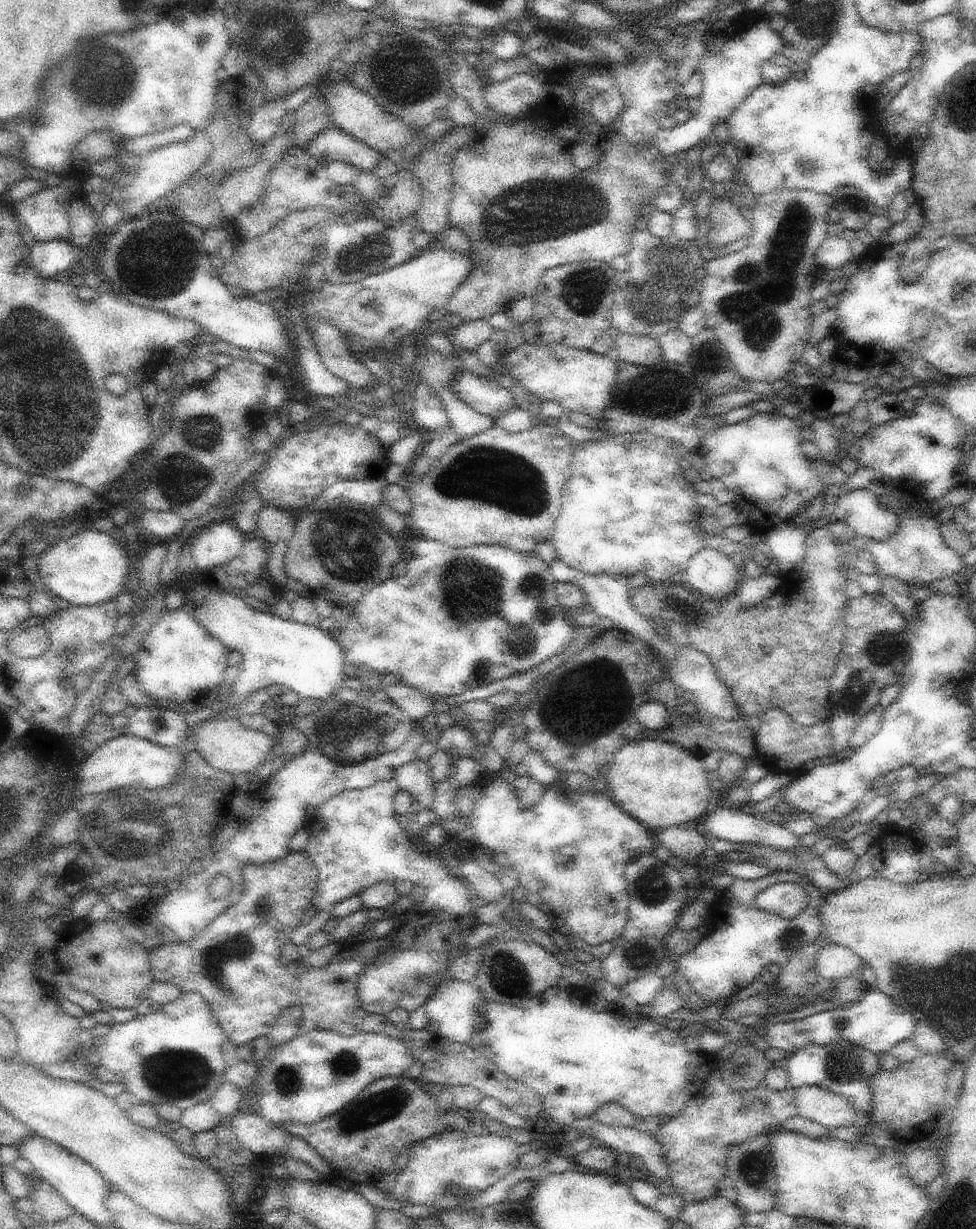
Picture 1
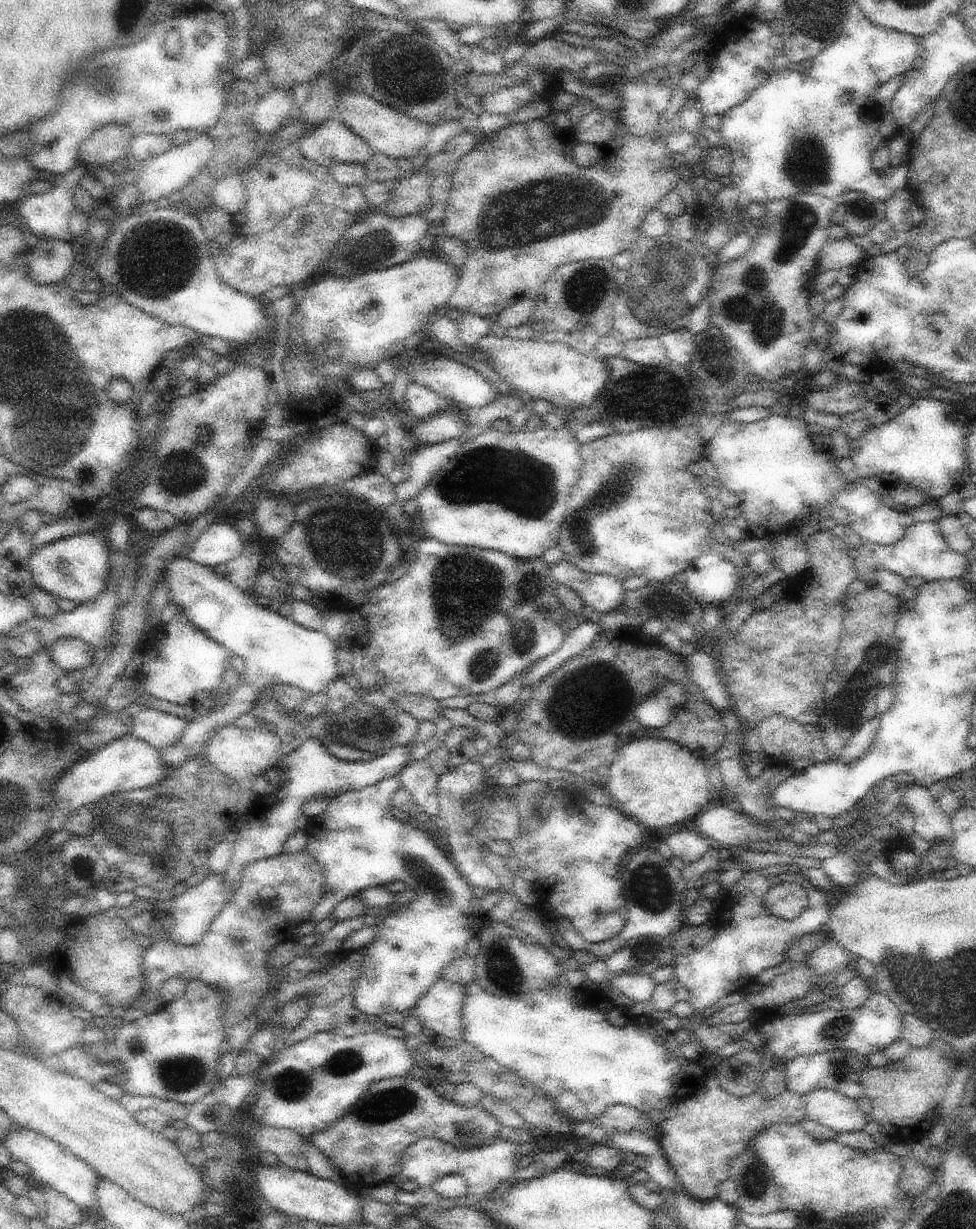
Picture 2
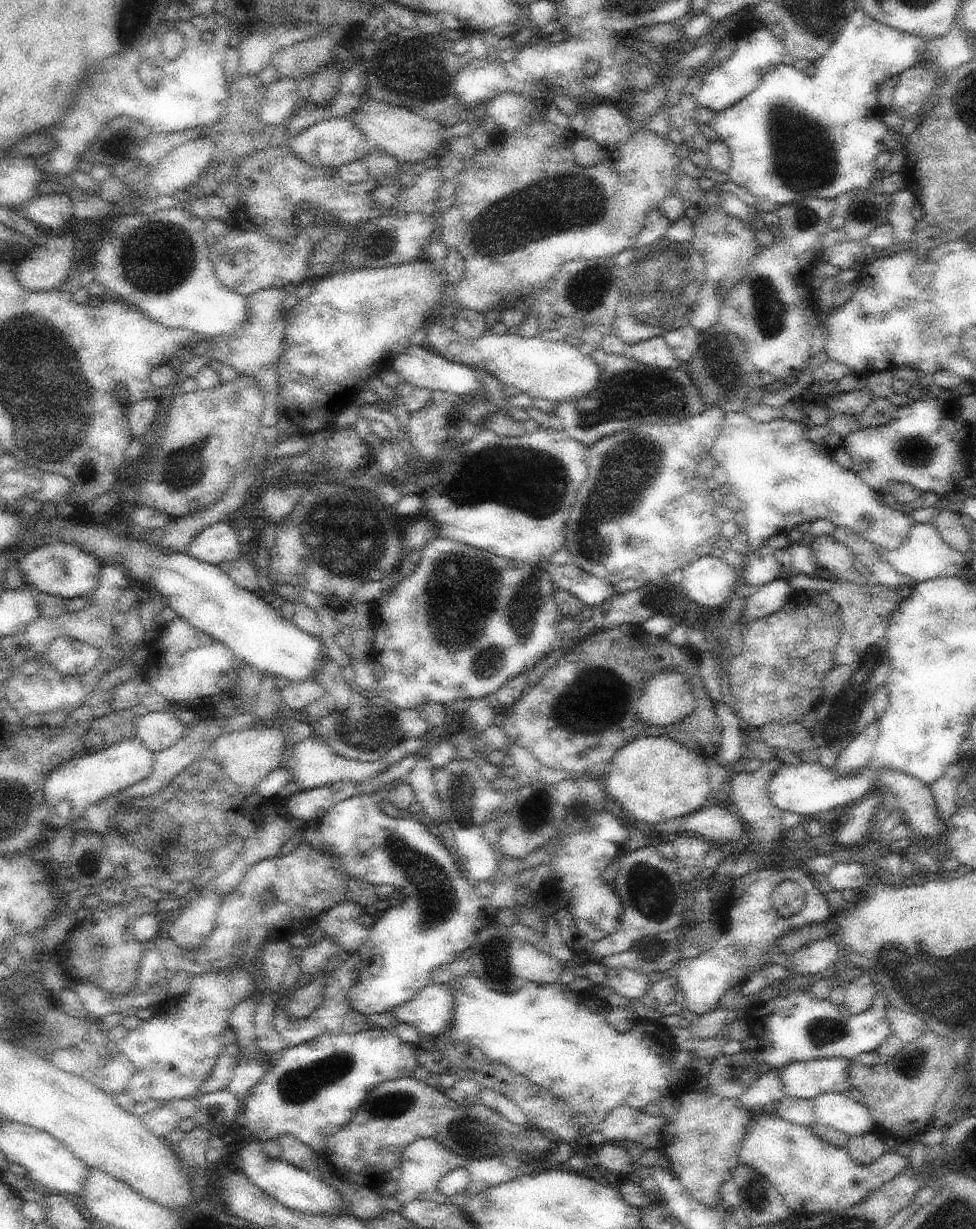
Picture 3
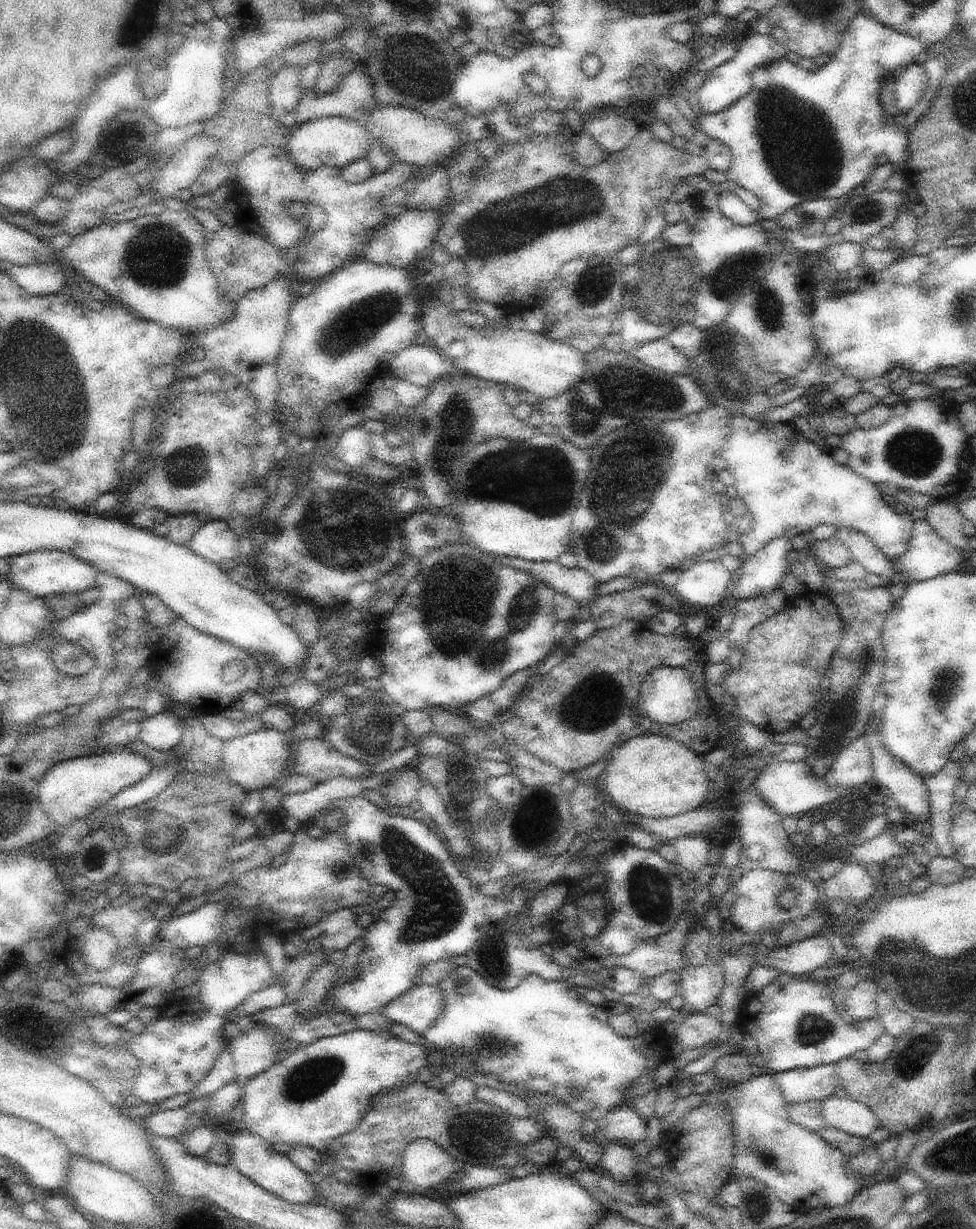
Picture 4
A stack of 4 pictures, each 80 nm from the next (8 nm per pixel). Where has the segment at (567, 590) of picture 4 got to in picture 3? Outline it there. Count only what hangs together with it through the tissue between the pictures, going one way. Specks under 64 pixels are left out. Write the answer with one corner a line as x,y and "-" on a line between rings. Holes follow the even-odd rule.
544,561
540,566
544,566
555,588
568,590
585,606
595,609
608,598
619,595
612,582
597,578
574,564
548,564

